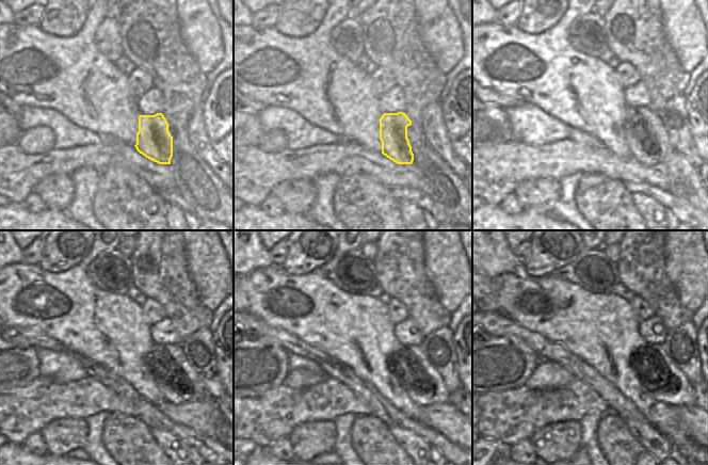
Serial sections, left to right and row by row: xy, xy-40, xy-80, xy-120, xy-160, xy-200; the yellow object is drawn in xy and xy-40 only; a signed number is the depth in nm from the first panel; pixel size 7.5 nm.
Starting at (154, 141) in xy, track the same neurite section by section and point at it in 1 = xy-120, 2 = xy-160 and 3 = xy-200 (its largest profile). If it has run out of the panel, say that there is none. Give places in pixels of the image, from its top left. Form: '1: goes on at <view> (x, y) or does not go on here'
1: goes on at xy-120 (158, 363)
2: goes on at xy-160 (398, 364)
3: goes on at xy-200 (680, 394)

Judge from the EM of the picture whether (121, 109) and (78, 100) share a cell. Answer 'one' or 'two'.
one

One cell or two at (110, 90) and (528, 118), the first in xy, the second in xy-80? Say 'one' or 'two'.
two

